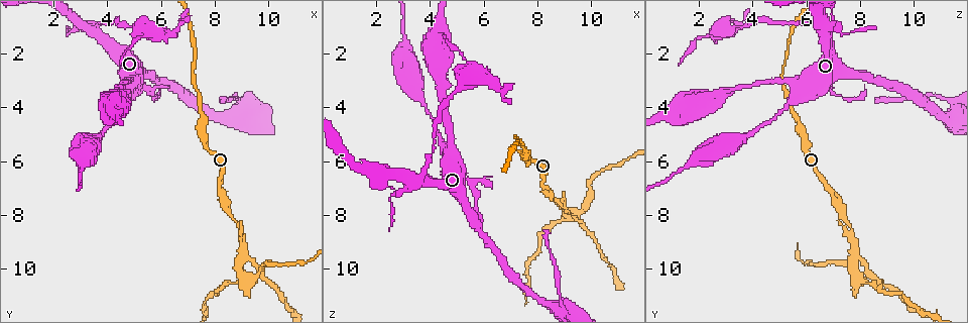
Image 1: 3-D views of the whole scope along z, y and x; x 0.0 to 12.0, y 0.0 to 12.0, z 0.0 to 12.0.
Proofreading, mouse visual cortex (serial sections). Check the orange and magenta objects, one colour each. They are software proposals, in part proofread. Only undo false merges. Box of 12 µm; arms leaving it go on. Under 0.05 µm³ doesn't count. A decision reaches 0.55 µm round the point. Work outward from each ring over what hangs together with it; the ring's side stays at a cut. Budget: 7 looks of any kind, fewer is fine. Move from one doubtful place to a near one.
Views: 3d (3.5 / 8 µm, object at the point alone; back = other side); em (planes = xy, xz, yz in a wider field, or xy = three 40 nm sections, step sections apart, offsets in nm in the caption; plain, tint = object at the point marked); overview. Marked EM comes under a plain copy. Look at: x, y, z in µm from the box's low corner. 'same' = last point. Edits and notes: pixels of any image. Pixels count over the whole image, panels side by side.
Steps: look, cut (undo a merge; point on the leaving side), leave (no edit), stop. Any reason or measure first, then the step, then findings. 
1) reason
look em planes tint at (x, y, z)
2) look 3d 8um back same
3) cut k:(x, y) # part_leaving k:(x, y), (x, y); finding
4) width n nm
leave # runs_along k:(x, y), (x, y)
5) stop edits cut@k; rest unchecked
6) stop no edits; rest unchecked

thick turns thin
look 3d 3.5um at (8.8, 3.7, 11.2)

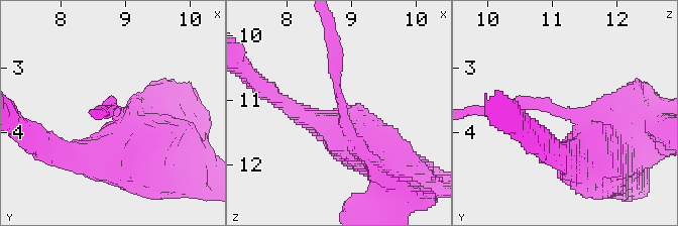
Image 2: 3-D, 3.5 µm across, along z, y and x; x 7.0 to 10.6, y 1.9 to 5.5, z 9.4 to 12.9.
arm_widths 150, 600 nm; shape alone is not enough
look em xy step 3 tint at (8.85, 3.70, 11.20)

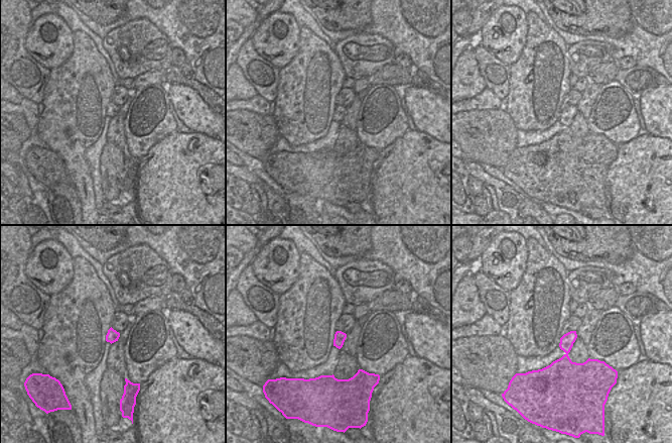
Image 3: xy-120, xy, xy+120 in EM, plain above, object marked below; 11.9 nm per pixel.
leave # all the same cell

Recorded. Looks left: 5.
two arms in line, one across
look 3d 3.5um at (9.1, 9.4, 7.8)

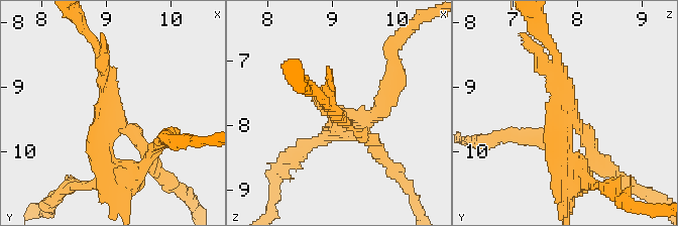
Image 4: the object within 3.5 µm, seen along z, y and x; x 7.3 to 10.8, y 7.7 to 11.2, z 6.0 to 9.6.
need the tissue
look em xy step 1 tint at (9.10, 9.50, 7.85)

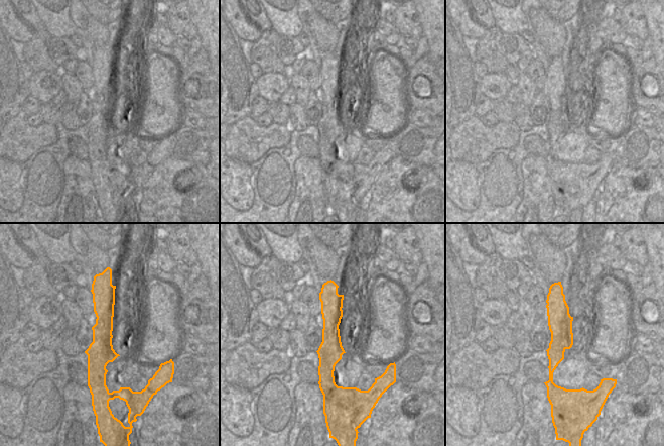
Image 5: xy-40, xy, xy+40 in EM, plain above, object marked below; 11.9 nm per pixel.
cut it another way
look em xy step 5 tint same

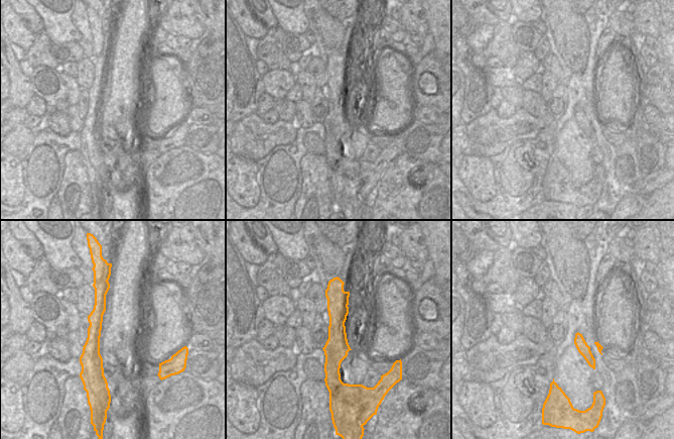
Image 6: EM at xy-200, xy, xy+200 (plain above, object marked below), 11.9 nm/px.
cut 4:(335, 131) # border 6:(328, 336), (329, 345), (348, 343); two cells meet here

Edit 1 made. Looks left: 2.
stop edits cut@4; rest unchecked

